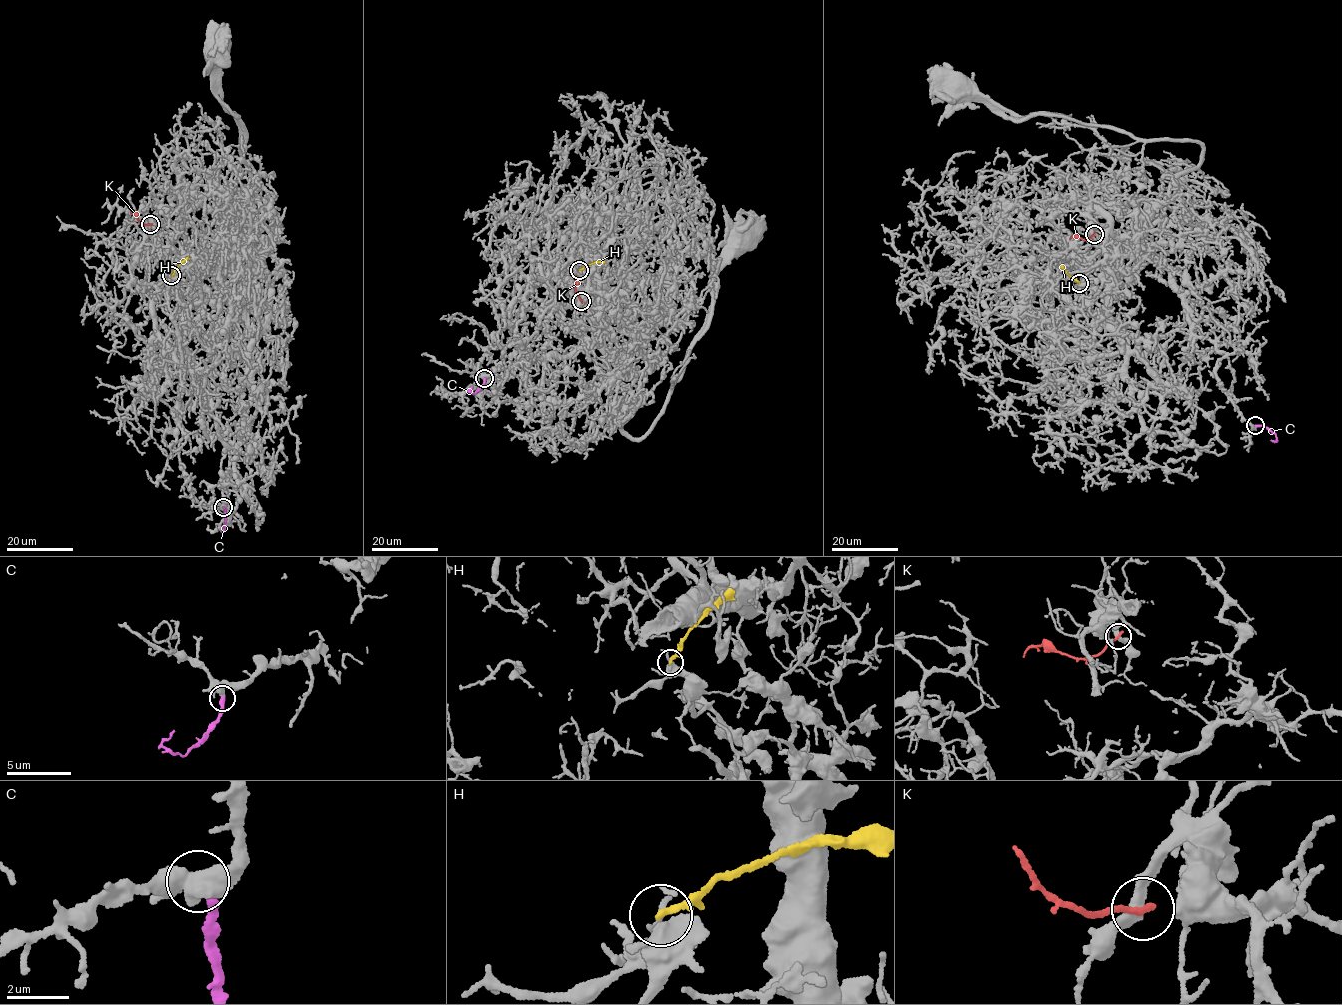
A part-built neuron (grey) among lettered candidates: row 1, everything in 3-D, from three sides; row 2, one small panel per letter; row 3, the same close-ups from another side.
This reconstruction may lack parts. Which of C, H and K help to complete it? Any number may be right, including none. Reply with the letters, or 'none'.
C

